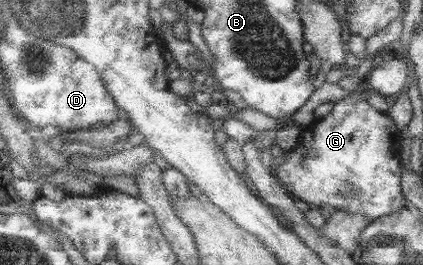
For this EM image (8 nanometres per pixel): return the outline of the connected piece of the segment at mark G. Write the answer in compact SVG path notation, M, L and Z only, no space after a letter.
M357 91L336 102L325 119L303 124L297 143L273 175L311 209L334 207L351 215L363 214L373 222L406 208L402 191L404 137L386 112L371 107L362 91Z

